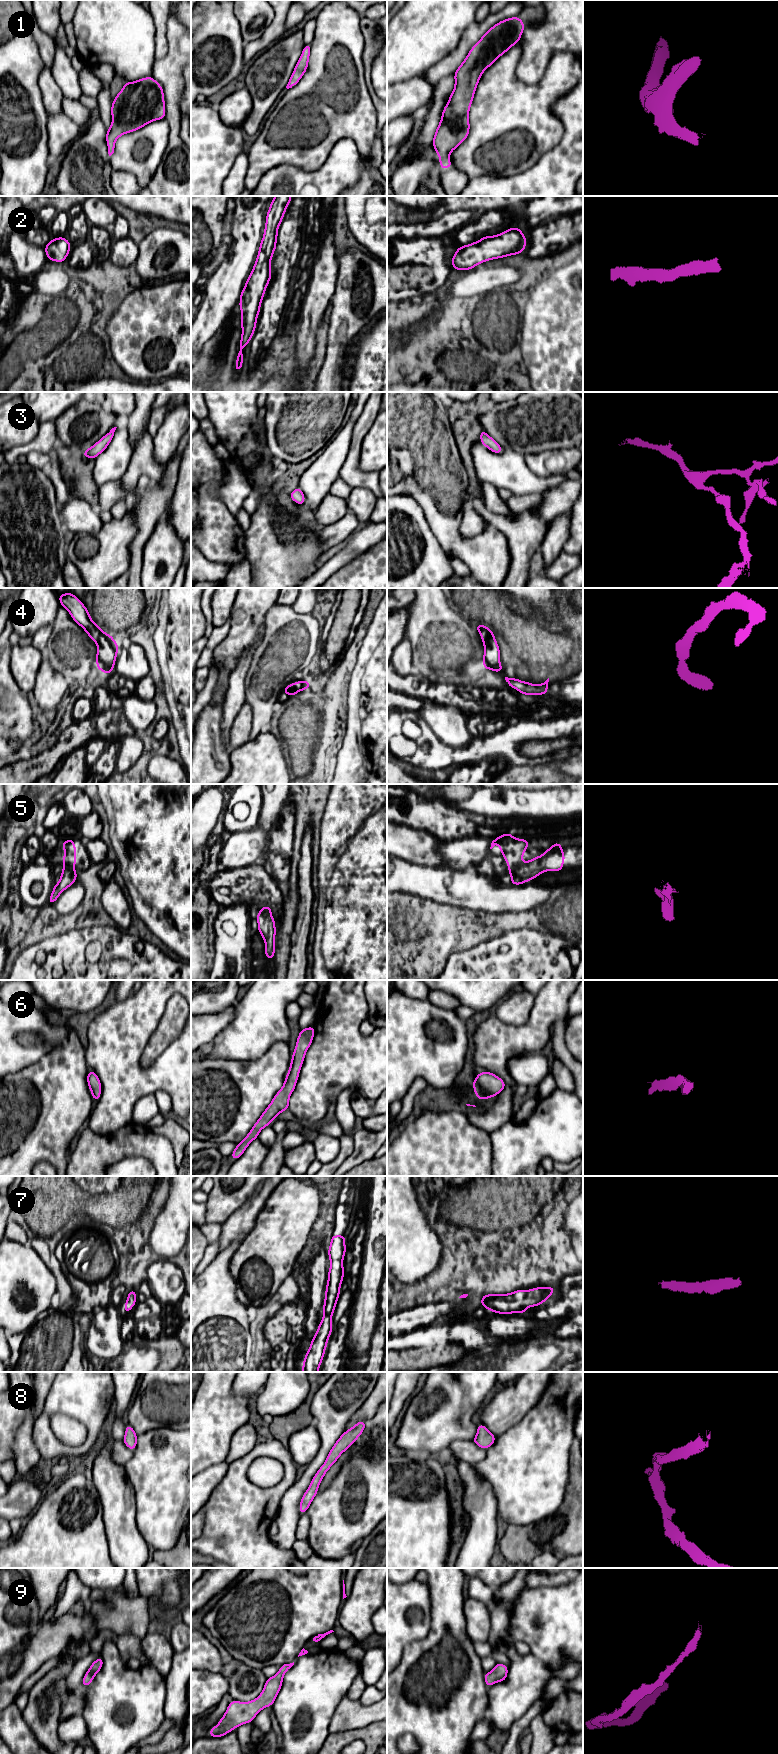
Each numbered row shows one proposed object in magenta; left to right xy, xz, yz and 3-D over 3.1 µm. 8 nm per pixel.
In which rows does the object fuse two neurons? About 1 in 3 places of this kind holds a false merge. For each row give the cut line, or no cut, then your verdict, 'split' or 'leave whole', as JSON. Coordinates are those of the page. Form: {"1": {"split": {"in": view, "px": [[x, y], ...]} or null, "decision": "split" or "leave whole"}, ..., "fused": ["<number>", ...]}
{"1": {"split": null, "decision": "leave whole"}, "2": {"split": null, "decision": "leave whole"}, "3": {"split": null, "decision": "leave whole"}, "4": {"split": null, "decision": "leave whole"}, "5": {"split": {"in": "yz", "px": [[520, 865], [511, 874]]}, "decision": "split"}, "6": {"split": null, "decision": "leave whole"}, "7": {"split": null, "decision": "leave whole"}, "8": {"split": null, "decision": "leave whole"}, "9": {"split": null, "decision": "leave whole"}, "fused": ["5"]}

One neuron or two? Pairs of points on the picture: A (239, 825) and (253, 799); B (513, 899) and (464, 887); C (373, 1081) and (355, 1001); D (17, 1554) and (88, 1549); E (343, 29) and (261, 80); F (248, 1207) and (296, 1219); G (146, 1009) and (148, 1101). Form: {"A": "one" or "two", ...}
{"A": "one", "B": "one", "C": "one", "D": "one", "E": "two", "F": "two", "G": "two"}

